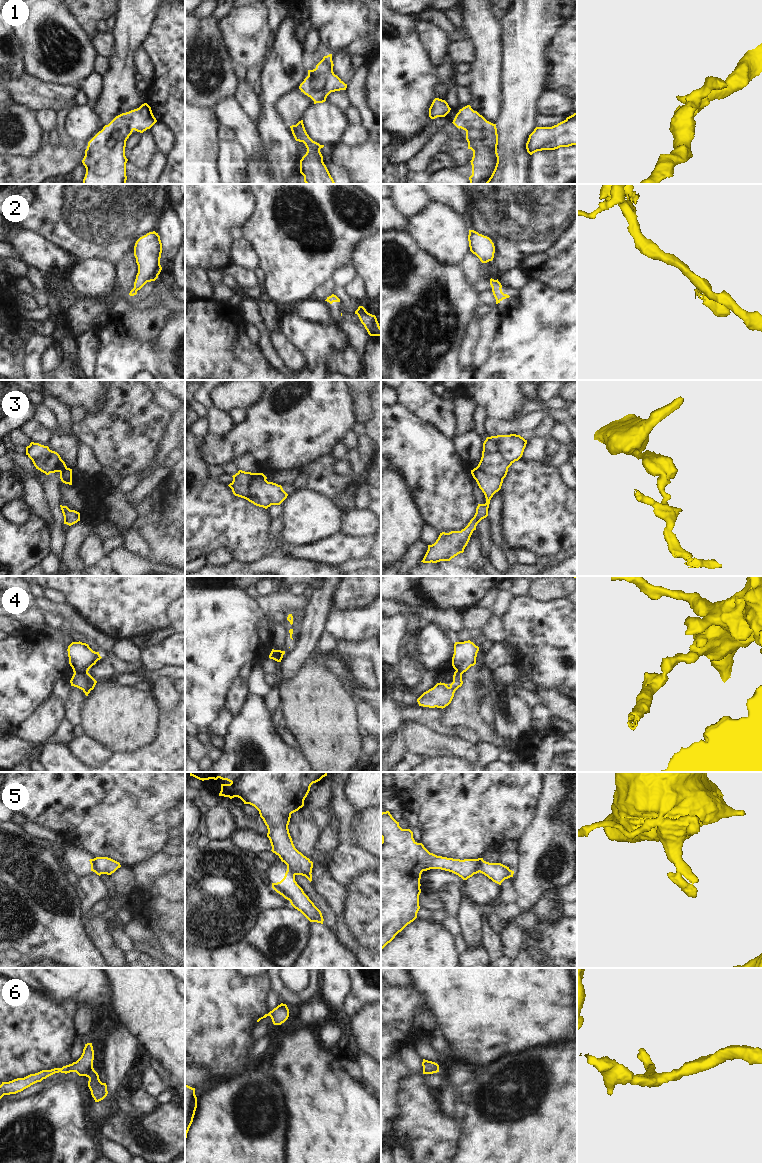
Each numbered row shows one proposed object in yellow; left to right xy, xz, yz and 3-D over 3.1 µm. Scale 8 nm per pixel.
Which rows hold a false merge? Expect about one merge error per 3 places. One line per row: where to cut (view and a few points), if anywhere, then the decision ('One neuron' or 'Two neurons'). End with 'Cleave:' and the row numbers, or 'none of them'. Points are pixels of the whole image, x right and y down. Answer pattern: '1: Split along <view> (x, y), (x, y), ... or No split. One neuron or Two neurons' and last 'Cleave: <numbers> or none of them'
1: No split. One neuron
2: No split. One neuron
3: Split along yz (476, 467), (502, 479). Two neurons
4: Split along xy (87, 671), (74, 673). Two neurons
5: Split along yz (484, 861), (479, 871). Two neurons
6: No split. One neuron
Cleave: 3, 4, 5

